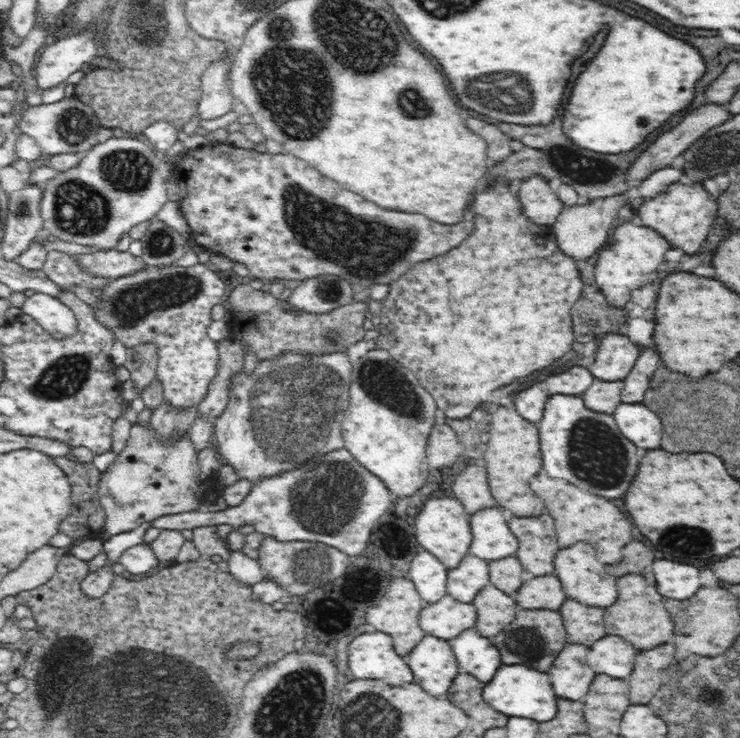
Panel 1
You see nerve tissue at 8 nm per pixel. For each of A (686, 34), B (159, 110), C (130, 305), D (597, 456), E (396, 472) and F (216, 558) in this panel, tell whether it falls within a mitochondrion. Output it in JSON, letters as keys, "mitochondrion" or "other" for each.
{"A":"other","B":"other","C":"mitochondrion","D":"mitochondrion","E":"other","F":"other"}

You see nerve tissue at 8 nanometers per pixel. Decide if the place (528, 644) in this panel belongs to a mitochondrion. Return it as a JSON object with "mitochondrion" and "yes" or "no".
{"mitochondrion":"yes"}

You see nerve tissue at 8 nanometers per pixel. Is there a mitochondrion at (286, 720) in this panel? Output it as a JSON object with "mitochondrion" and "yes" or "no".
{"mitochondrion":"yes"}

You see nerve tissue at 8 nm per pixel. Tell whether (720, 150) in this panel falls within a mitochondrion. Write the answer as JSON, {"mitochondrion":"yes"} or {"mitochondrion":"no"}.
{"mitochondrion":"yes"}

